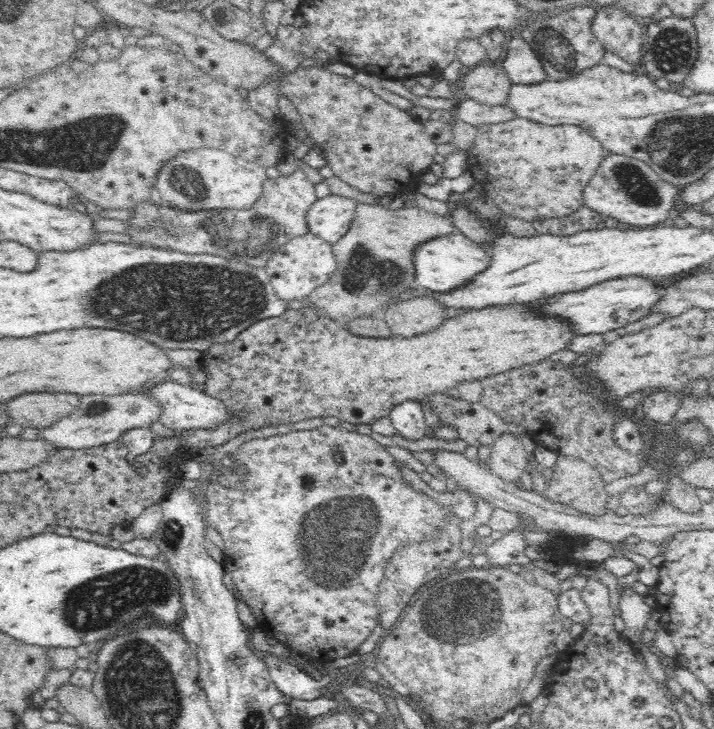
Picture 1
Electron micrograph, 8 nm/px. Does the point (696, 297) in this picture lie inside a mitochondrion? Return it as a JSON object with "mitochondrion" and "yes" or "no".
{"mitochondrion":"no"}

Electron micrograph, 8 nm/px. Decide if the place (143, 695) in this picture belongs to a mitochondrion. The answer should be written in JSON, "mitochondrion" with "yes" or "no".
{"mitochondrion":"yes"}

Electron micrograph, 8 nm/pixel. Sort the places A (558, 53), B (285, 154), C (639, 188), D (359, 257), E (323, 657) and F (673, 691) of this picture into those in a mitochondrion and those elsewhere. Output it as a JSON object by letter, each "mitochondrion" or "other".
{"A":"mitochondrion","B":"other","C":"mitochondrion","D":"mitochondrion","E":"other","F":"other"}

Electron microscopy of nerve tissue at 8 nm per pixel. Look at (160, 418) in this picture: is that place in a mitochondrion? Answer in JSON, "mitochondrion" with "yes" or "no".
{"mitochondrion":"no"}

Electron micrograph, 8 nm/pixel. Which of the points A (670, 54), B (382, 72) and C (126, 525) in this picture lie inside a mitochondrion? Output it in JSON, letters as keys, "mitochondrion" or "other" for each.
{"A":"mitochondrion","B":"other","C":"other"}

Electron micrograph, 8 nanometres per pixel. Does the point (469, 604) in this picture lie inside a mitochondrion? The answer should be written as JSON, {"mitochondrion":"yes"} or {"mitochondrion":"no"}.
{"mitochondrion":"yes"}

